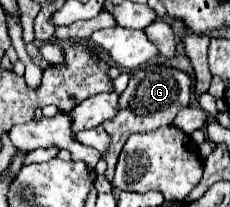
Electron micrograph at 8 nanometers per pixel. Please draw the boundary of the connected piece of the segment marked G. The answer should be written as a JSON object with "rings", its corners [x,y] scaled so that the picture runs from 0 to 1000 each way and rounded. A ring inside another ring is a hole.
{"rings":[[[635,309],[609,319],[591,348],[574,348],[565,367],[565,406],[557,425],[522,454],[522,531],[513,551],[452,589],[452,628],[478,647],[487,696],[470,744],[452,754],[452,773],[470,783],[470,821],[461,821],[461,860],[487,870],[496,850],[496,812],[504,812],[504,773],[539,715],[539,686],[591,647],[591,638],[661,638],[696,609],[748,599],[765,551],[783,541],[783,522],[826,502],[826,377],[757,329],[722,329],[722,319],[670,319],[670,309]]]}

